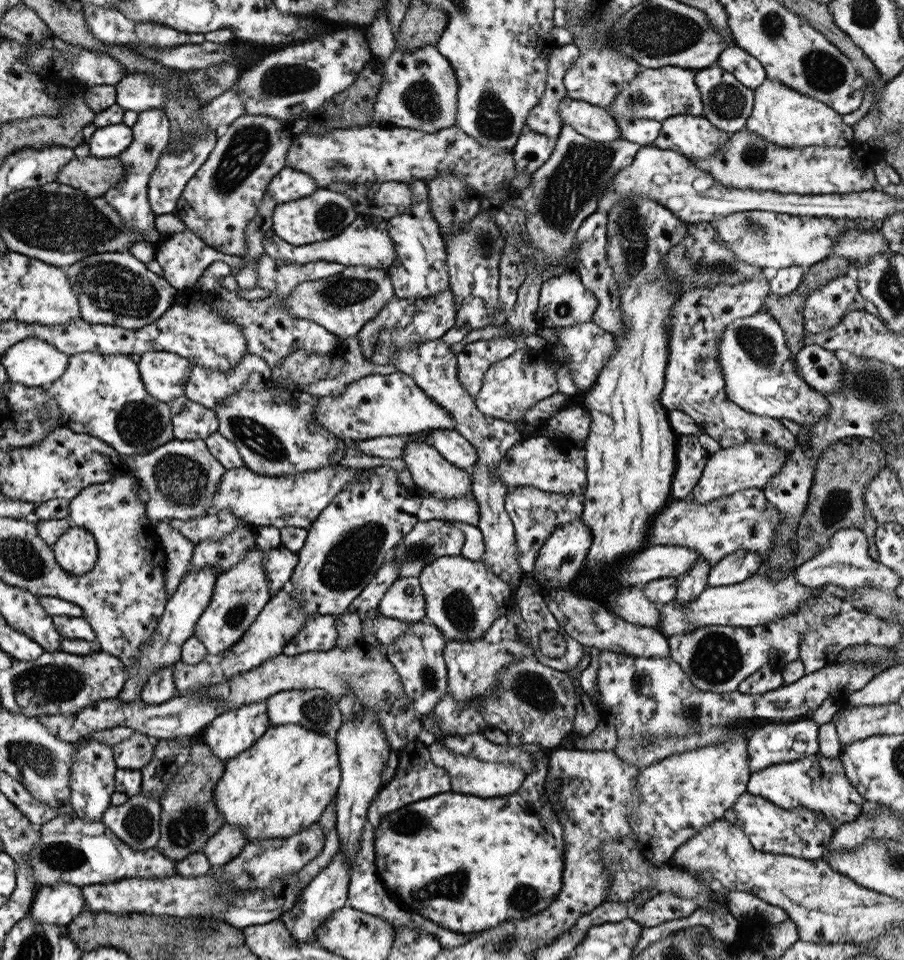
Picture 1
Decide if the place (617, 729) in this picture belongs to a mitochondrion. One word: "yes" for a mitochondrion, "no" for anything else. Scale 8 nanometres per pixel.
no

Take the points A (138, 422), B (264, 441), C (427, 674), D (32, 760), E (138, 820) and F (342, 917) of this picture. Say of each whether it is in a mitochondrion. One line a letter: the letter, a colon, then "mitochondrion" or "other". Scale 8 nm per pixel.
A: mitochondrion
B: mitochondrion
C: mitochondrion
D: mitochondrion
E: mitochondrion
F: other

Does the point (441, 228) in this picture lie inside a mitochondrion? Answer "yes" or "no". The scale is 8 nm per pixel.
no

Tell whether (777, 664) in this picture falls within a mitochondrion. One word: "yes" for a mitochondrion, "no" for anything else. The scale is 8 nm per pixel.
no

